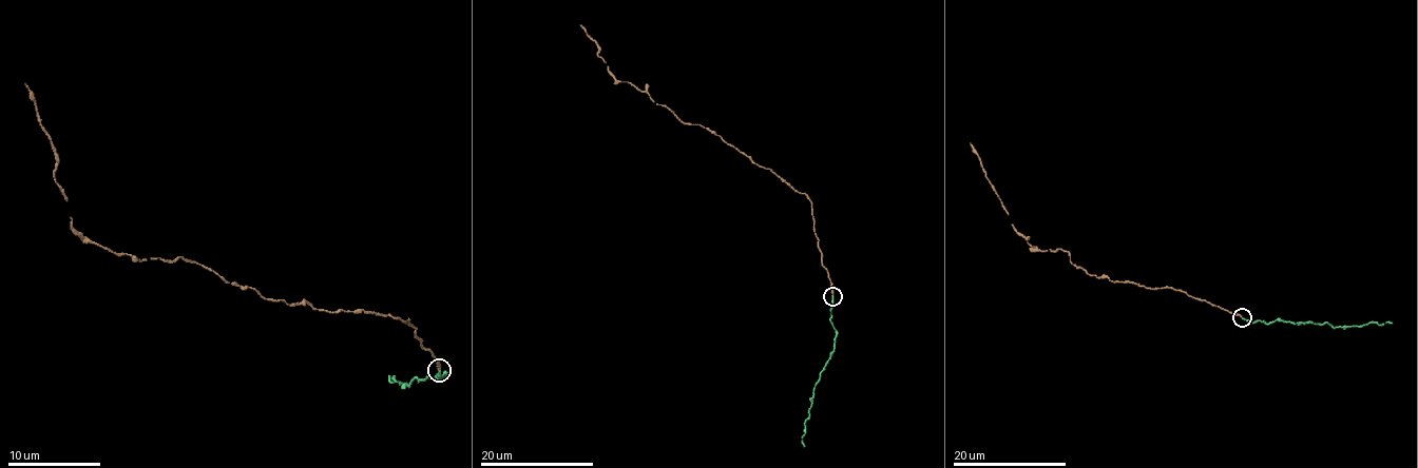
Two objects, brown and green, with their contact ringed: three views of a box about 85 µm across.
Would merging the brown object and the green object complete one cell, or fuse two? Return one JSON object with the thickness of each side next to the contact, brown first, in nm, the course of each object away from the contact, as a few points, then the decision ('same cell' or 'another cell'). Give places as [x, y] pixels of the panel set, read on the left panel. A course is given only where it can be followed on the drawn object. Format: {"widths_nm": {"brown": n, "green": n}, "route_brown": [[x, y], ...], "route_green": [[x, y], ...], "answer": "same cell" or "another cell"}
{"widths_nm": {"brown": 200, "green": 170}, "route_brown": [[439, 370], [406, 322], [267, 300], [180, 256], [138, 260], [88, 242], [71, 226], [55, 147], [24, 83]], "route_green": [[439, 370], [435, 377], [442, 377], [414, 379], [409, 387], [393, 379]], "answer": "same cell"}

